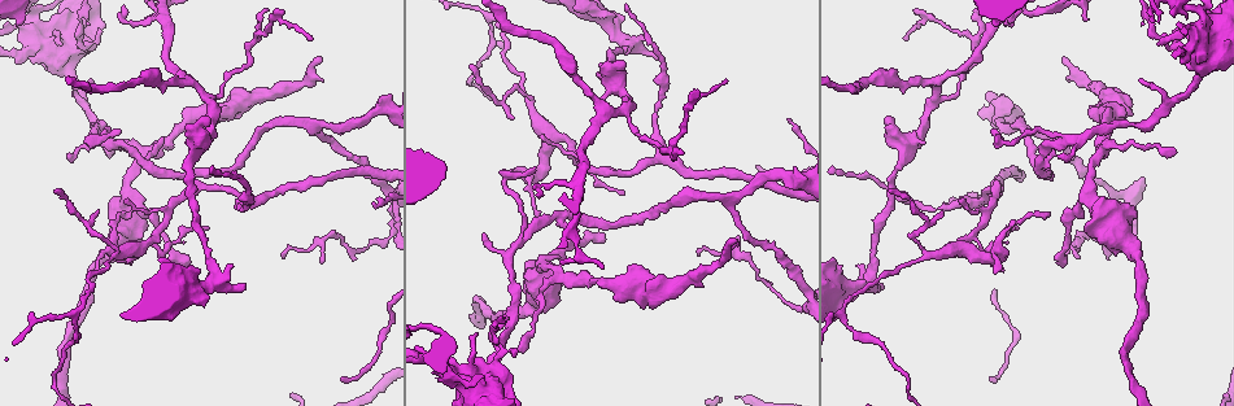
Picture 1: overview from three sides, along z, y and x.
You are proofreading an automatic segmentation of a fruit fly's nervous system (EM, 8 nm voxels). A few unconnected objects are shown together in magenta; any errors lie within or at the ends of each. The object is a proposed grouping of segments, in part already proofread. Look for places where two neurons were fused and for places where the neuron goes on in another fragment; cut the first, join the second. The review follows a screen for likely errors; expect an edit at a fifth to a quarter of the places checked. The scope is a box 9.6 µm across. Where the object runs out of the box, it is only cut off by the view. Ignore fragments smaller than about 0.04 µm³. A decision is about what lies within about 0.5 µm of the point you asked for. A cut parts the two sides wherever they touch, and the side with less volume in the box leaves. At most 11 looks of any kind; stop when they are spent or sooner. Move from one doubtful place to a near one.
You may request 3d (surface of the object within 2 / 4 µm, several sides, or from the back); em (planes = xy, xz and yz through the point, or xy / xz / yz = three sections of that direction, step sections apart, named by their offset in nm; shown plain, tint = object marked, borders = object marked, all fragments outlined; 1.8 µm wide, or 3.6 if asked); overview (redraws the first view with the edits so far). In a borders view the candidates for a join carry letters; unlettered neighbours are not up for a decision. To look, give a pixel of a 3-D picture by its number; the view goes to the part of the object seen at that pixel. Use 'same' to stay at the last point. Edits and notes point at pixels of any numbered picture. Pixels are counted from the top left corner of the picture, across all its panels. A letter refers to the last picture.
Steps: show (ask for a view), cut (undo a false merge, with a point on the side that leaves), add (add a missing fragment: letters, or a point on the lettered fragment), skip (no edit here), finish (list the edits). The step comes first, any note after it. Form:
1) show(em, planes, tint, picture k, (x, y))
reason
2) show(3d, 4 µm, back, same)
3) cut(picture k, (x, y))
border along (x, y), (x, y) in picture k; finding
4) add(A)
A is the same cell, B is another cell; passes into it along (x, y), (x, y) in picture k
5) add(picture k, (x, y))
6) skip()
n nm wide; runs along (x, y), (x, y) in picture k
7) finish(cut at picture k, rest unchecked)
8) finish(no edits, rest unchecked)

show(em, planes, plain, picture 1, (18, 25))

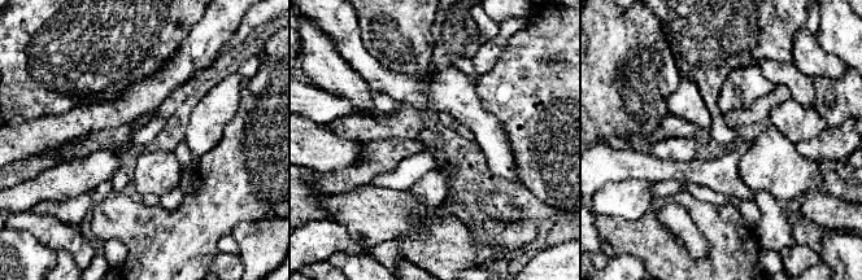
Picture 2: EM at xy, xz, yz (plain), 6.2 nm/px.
show(em, planes, borders, same)
see the neighbours

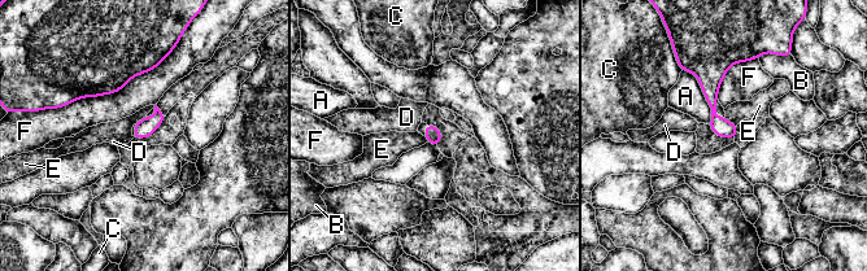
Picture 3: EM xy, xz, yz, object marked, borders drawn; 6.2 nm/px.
skip()
F touches over 800 nm; A, B, C, D, E and F are other cells; none of them fits

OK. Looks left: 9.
show(em, planes, borders, picture 1, (97, 212))
tapers out

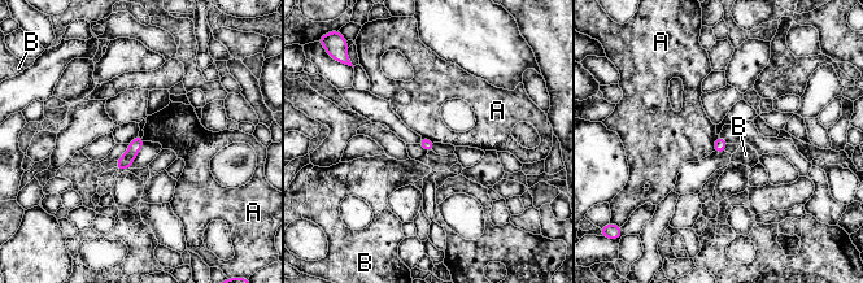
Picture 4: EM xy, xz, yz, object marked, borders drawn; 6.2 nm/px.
skip()
A touches over 110 nm; A and B are other cells; border along (718, 135), (713, 151) in picture 4; no lettered fragment goes on from it

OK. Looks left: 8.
show(3d, 4 µm, picture 1, (195, 118))
calibre changes

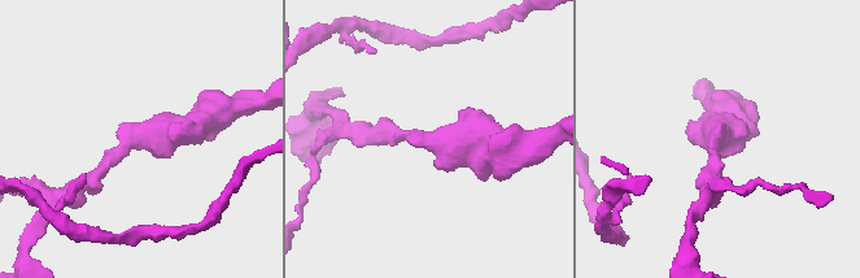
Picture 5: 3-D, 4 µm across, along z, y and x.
show(em, yz, step 4, borders, picture 5, (719, 134))

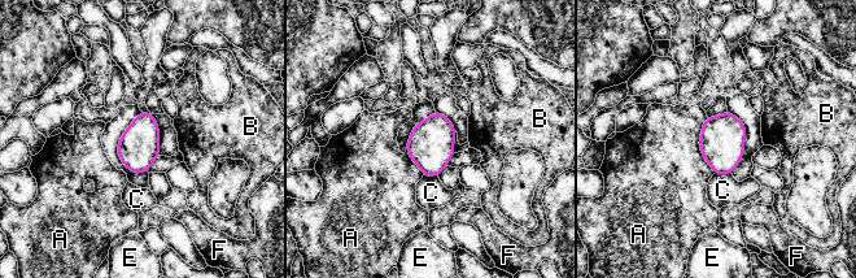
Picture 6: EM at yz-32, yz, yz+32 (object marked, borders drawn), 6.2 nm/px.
show(em, planes, borders, same)
cut it another way

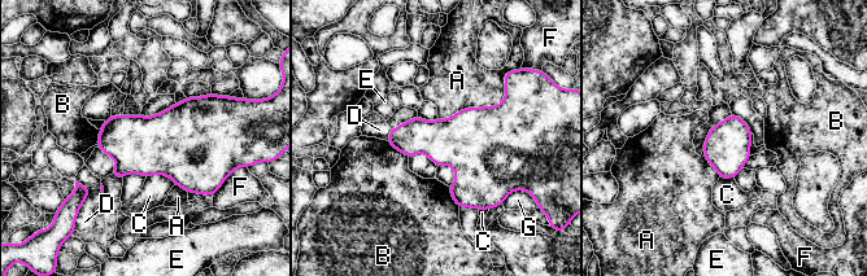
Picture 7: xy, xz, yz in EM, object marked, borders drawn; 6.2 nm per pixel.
skip()
A, B, C, D, E, F and G are other cells; arms of 240, 400 nm; continuous, no second neuron

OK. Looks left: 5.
show(em, planes, tint, picture 1, (320, 58))
end of a long branch

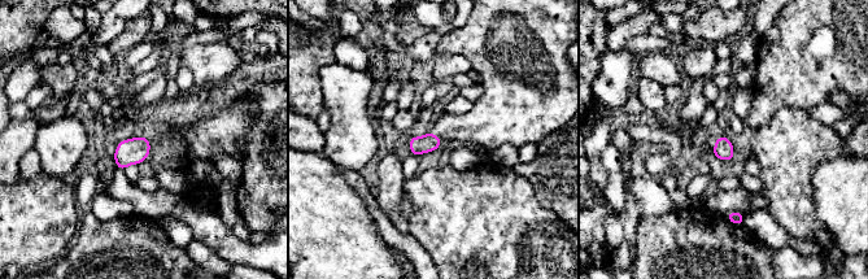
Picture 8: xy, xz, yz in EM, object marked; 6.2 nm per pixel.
show(em, planes, borders, same)
what lies round it

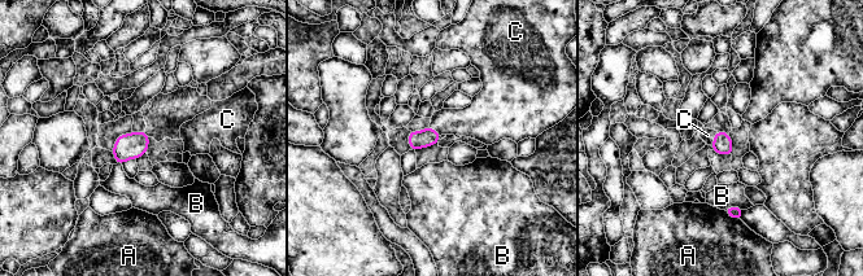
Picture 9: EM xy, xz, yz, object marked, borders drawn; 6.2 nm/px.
add(C)
C is the same cell, A and B are other cells; passes into it along (722, 144), (714, 139), (707, 135) in picture 9; the neuron continues

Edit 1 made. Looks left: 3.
finish(add at picture 9, rest unchecked)

